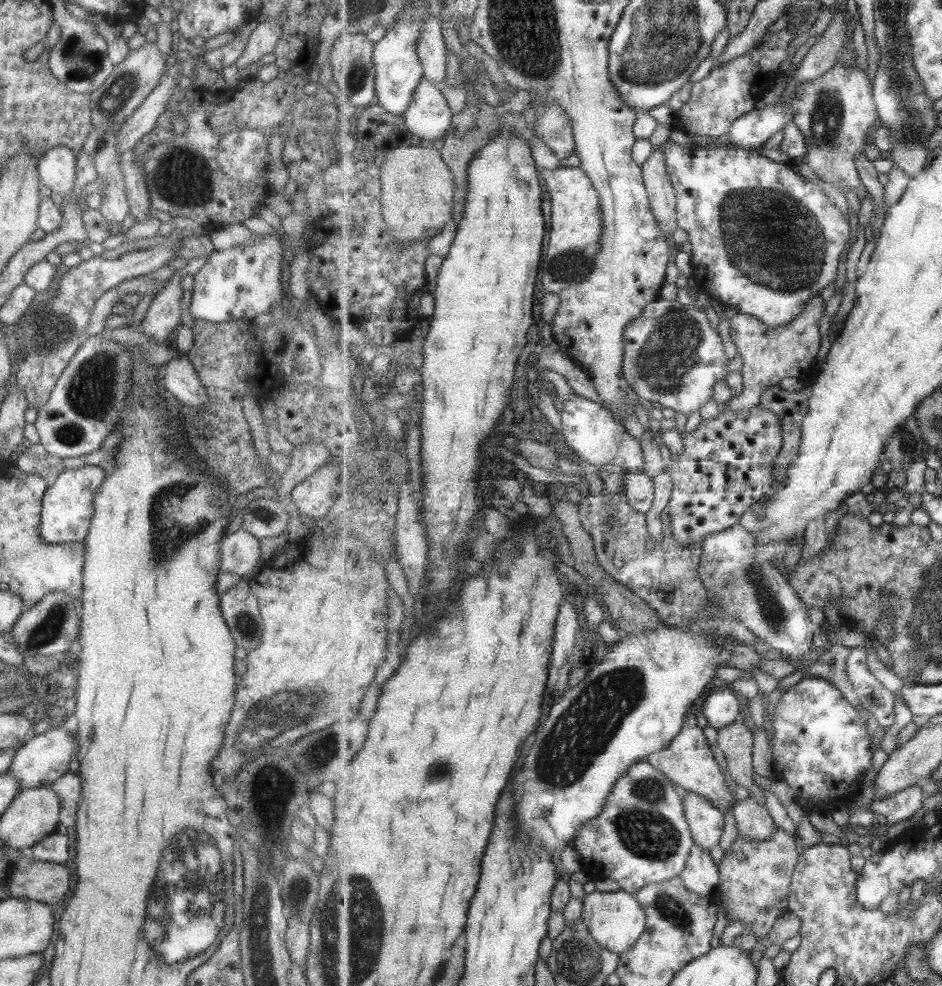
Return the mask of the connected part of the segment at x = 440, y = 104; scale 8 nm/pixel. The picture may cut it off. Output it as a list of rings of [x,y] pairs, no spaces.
[[[425,77],[417,87],[413,103],[403,115],[408,129],[430,146],[440,145],[440,140],[450,131],[454,117],[447,98]]]

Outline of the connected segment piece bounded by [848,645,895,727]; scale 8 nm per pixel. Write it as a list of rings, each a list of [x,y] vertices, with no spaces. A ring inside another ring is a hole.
[[[857,645],[852,648],[848,660],[848,675],[861,699],[862,706],[872,713],[883,727],[895,724],[895,694],[871,674],[867,666],[867,648]]]

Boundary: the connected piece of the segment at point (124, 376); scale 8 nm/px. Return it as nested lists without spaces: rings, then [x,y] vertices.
[[[101,333],[87,337],[67,366],[61,371],[52,386],[48,399],[38,406],[33,426],[39,435],[41,447],[45,453],[62,460],[81,459],[98,450],[105,437],[110,434],[120,420],[120,414],[126,407],[126,396],[130,394],[132,364],[130,352],[117,341],[109,340]]]

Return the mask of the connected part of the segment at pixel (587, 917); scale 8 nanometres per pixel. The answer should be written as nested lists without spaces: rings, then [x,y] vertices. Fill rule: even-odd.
[[[621,888],[614,892],[594,890],[583,899],[583,922],[587,924],[589,932],[603,948],[623,956],[637,944],[639,938],[642,938],[642,935],[646,932],[646,911],[639,903],[637,894],[624,891]]]

